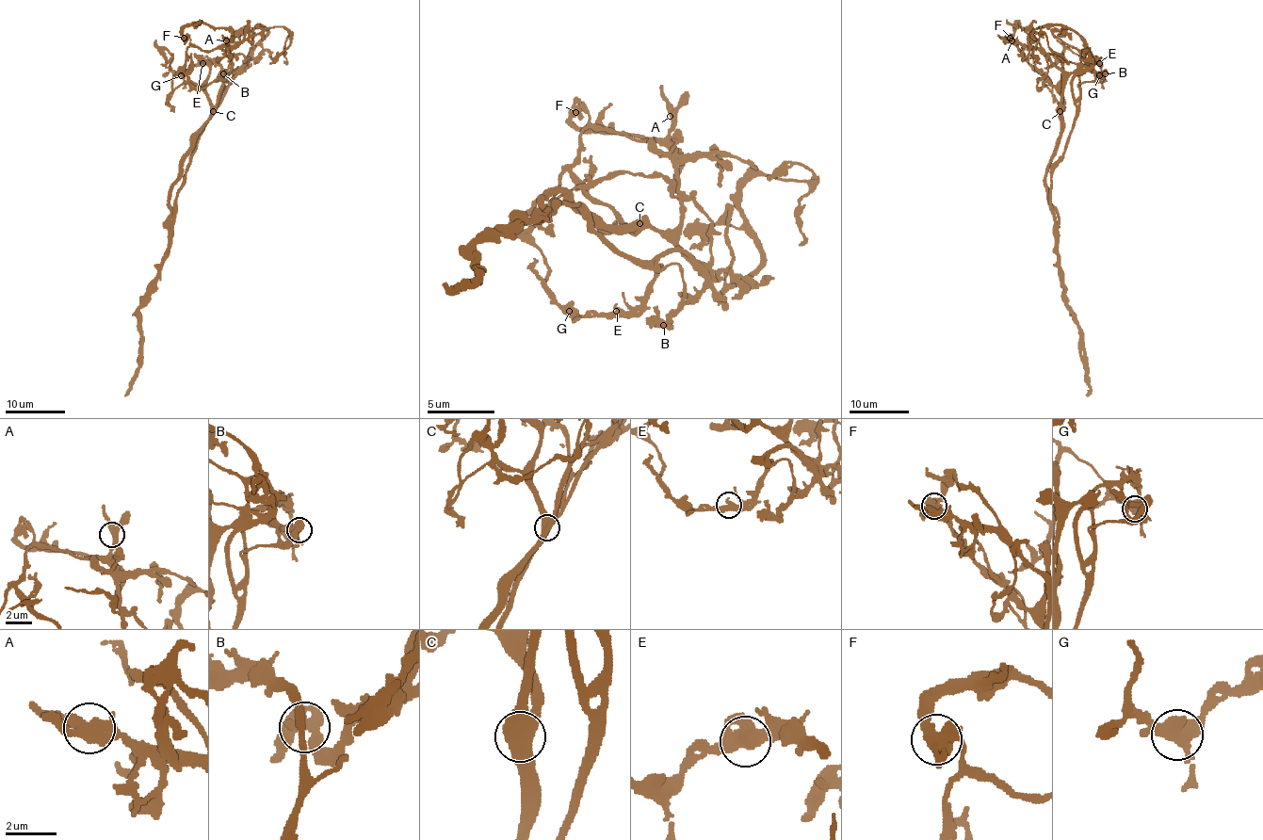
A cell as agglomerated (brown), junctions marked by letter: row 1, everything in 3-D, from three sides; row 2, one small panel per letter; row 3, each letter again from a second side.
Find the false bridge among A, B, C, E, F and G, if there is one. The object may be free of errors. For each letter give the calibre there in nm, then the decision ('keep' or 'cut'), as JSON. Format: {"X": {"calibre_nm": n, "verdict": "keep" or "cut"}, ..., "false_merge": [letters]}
{"A": {"calibre_nm": 400, "verdict": "keep"}, "B": {"calibre_nm": 480, "verdict": "keep"}, "C": {"calibre_nm": 400, "verdict": "keep"}, "E": {"calibre_nm": 440, "verdict": "keep"}, "F": {"calibre_nm": 480, "verdict": "cut"}, "G": {"calibre_nm": 480, "verdict": "keep"}, "false_merge": ["F"]}

